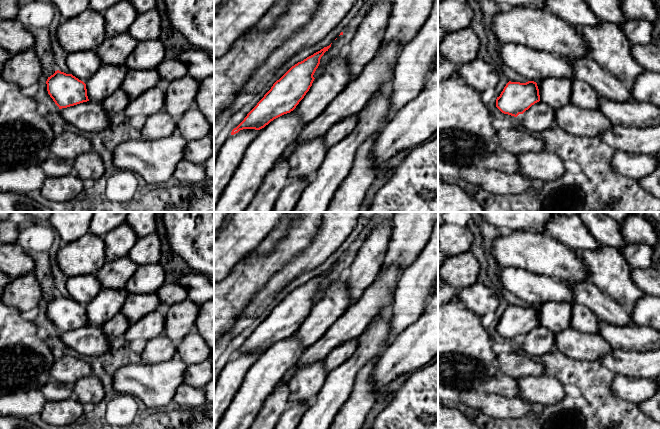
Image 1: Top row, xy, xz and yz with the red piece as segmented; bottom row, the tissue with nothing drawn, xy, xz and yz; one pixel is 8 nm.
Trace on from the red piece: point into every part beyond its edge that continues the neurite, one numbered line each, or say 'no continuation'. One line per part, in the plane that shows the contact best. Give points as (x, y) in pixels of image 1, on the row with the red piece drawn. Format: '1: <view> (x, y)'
no continuation

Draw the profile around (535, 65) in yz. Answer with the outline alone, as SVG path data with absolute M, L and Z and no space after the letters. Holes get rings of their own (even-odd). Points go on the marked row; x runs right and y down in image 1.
M501 43L501 61L528 81L539 82L545 78L574 80L570 63L562 57L542 50L534 50L517 43Z

